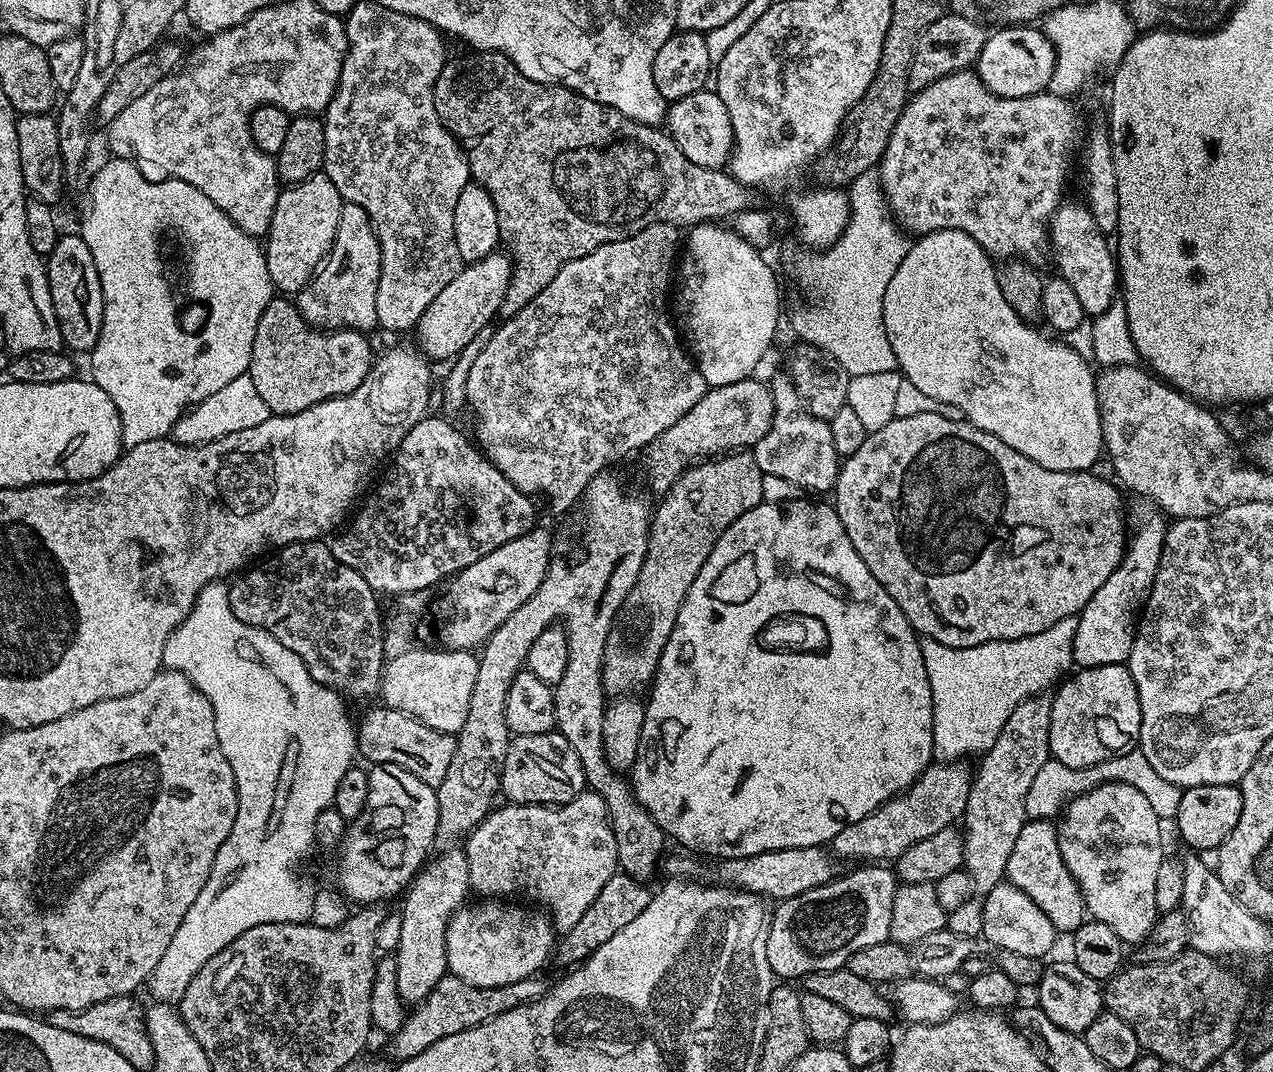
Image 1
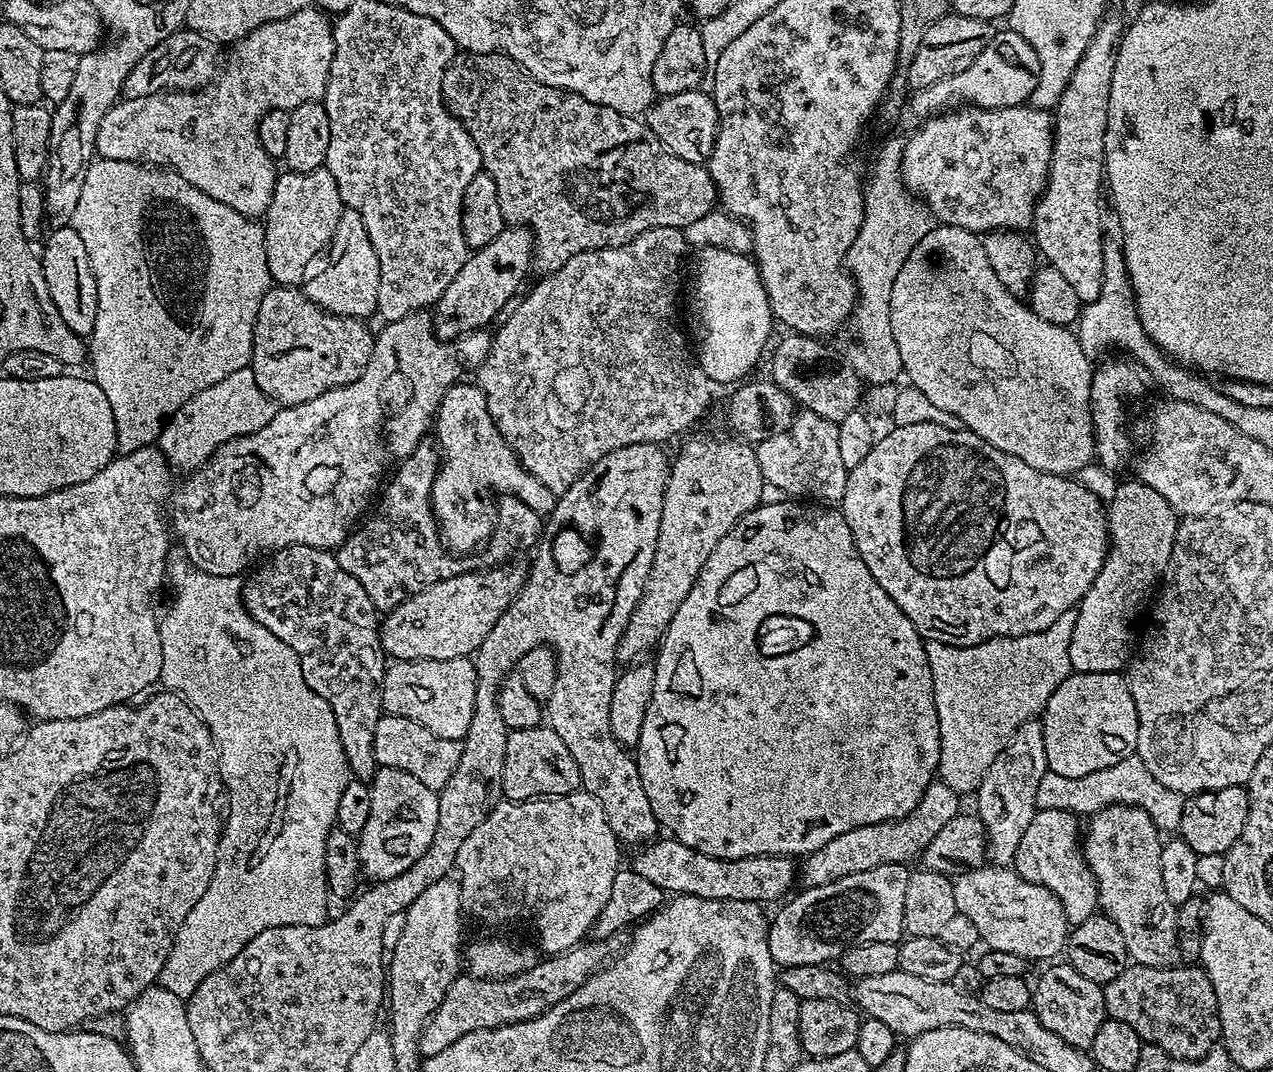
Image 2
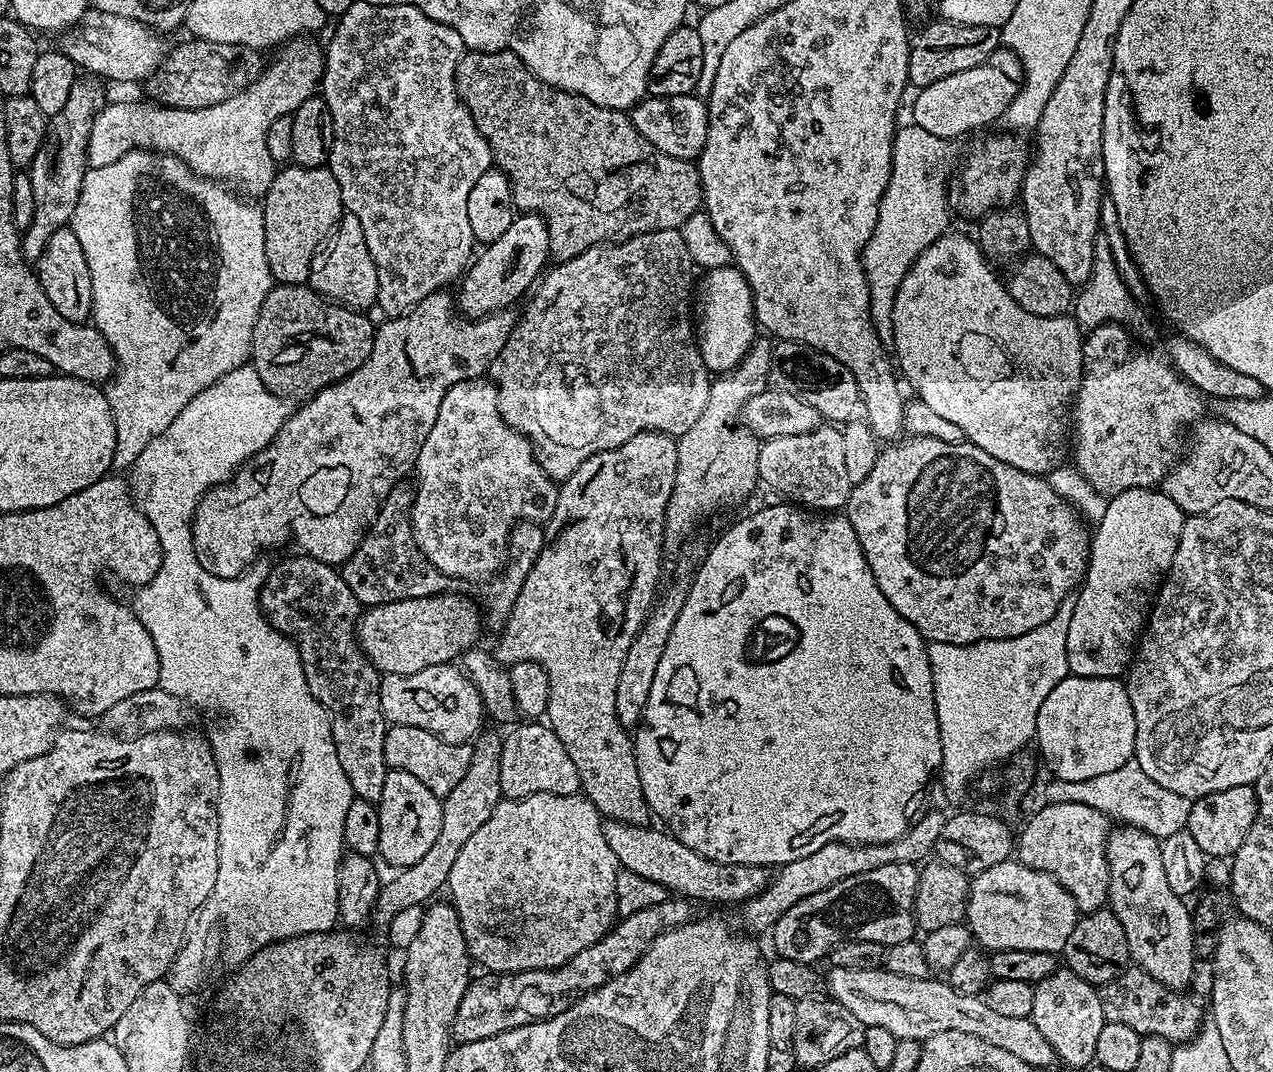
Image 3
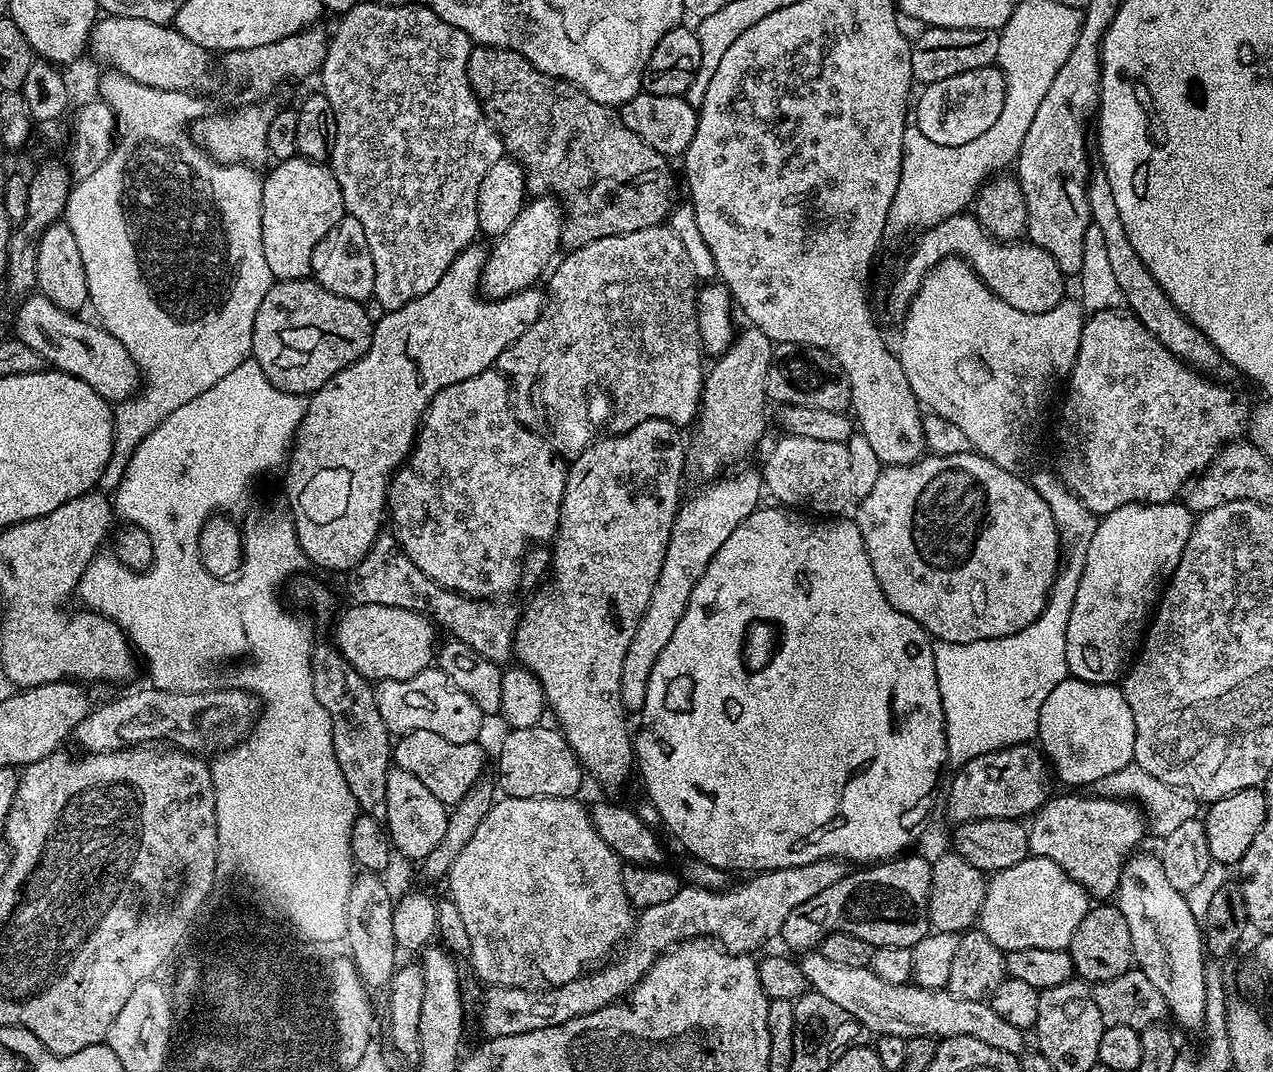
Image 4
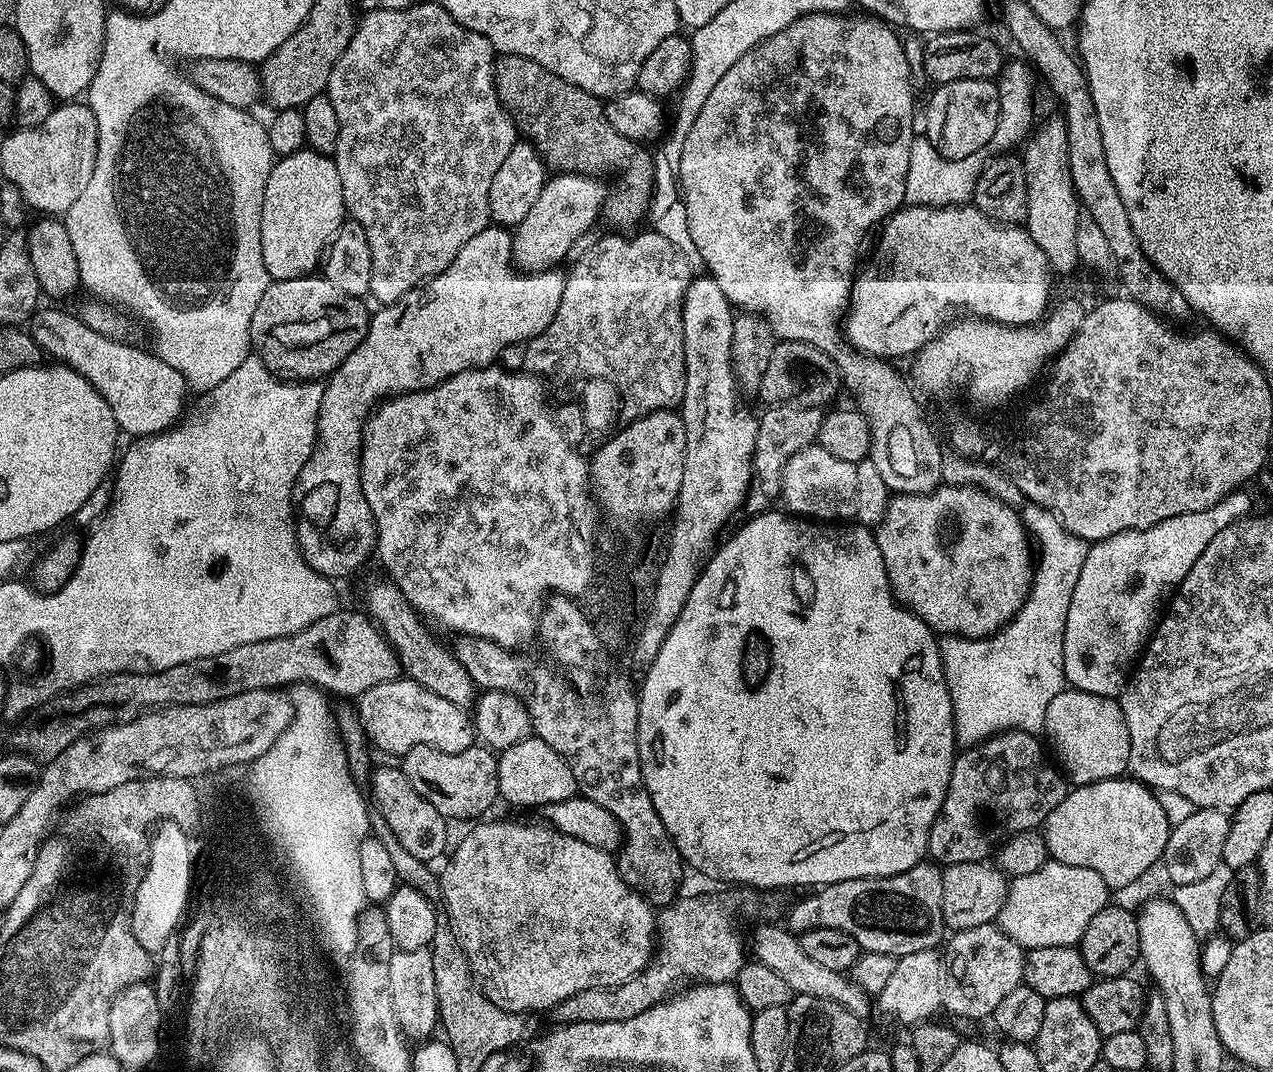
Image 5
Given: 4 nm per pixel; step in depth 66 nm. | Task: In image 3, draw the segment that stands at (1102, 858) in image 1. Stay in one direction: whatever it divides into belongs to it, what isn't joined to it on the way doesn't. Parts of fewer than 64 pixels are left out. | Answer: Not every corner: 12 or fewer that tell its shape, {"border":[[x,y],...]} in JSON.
{"border":[[1109,831],[1108,904],[1131,963],[1164,972],[1198,959],[1193,913],[1170,890],[1160,840]]}

